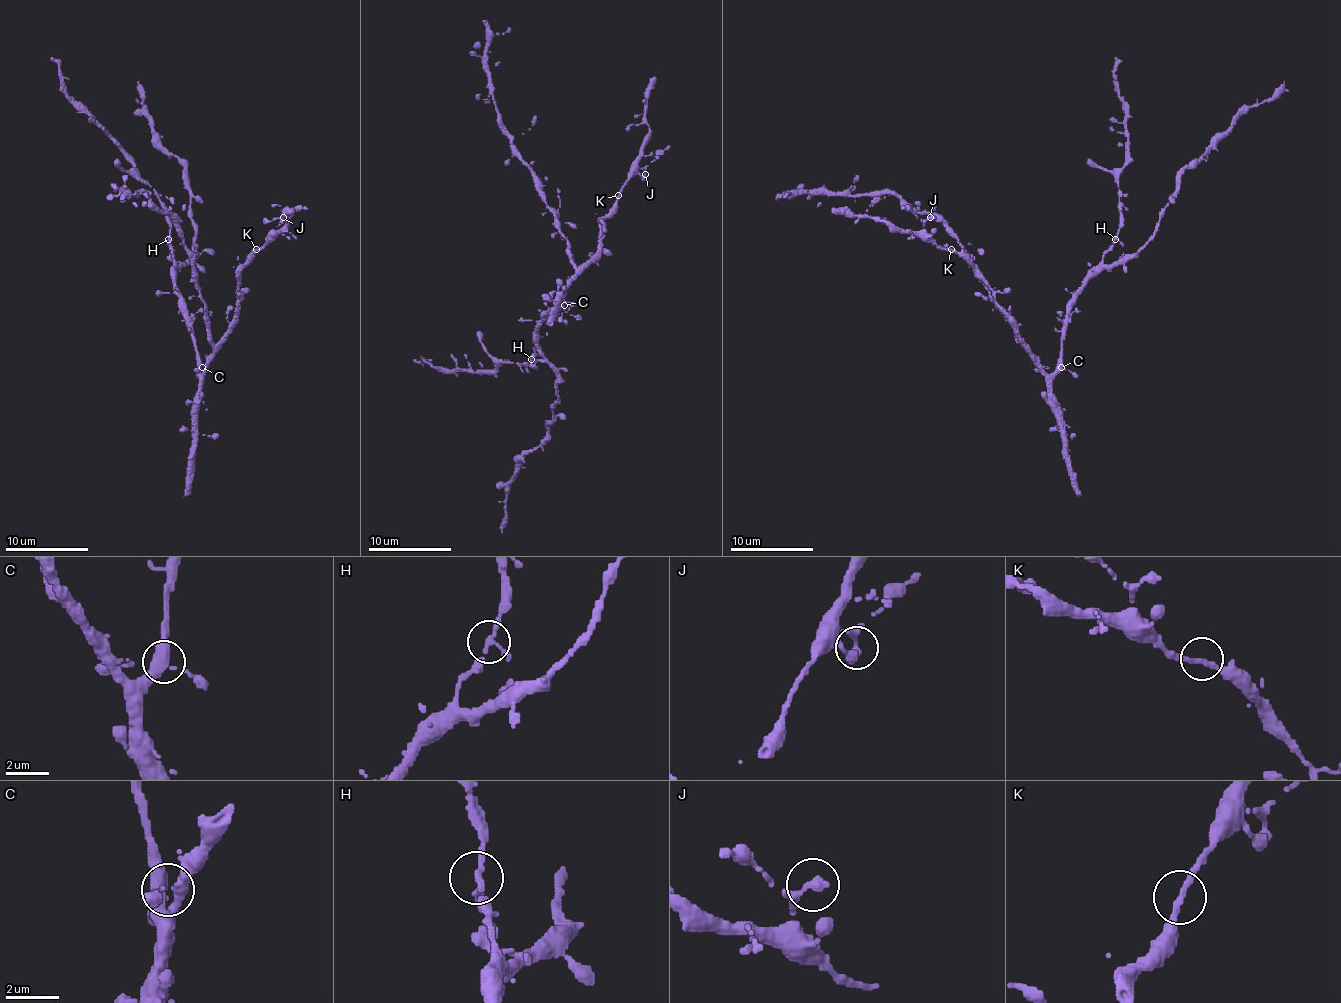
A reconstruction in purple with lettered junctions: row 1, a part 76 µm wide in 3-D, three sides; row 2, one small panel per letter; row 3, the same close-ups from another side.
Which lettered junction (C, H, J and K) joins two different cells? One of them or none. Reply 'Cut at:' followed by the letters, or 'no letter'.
Cut at: no letter

